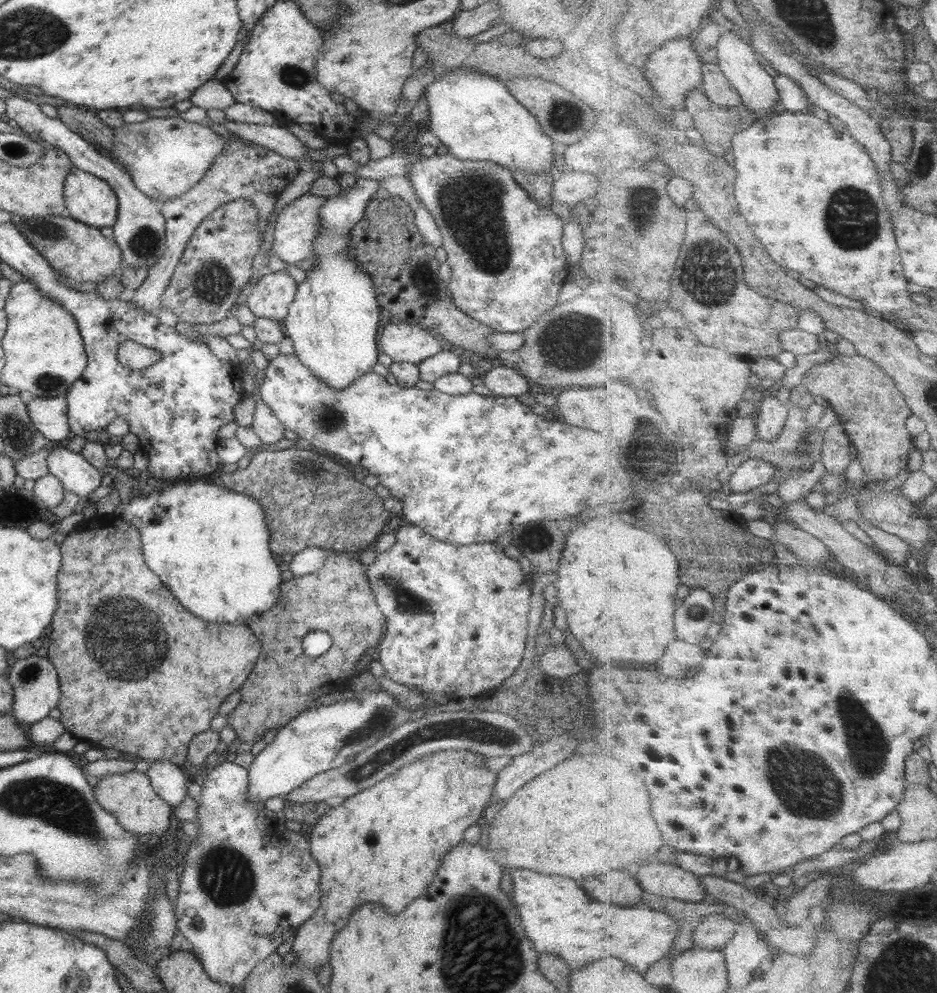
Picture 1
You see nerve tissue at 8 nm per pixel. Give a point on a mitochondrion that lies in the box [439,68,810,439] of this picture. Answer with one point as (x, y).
(709, 275)

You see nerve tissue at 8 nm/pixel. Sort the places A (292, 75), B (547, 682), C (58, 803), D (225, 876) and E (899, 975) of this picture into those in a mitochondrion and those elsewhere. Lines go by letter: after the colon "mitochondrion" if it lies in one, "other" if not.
A: mitochondrion
B: other
C: mitochondrion
D: mitochondrion
E: mitochondrion

